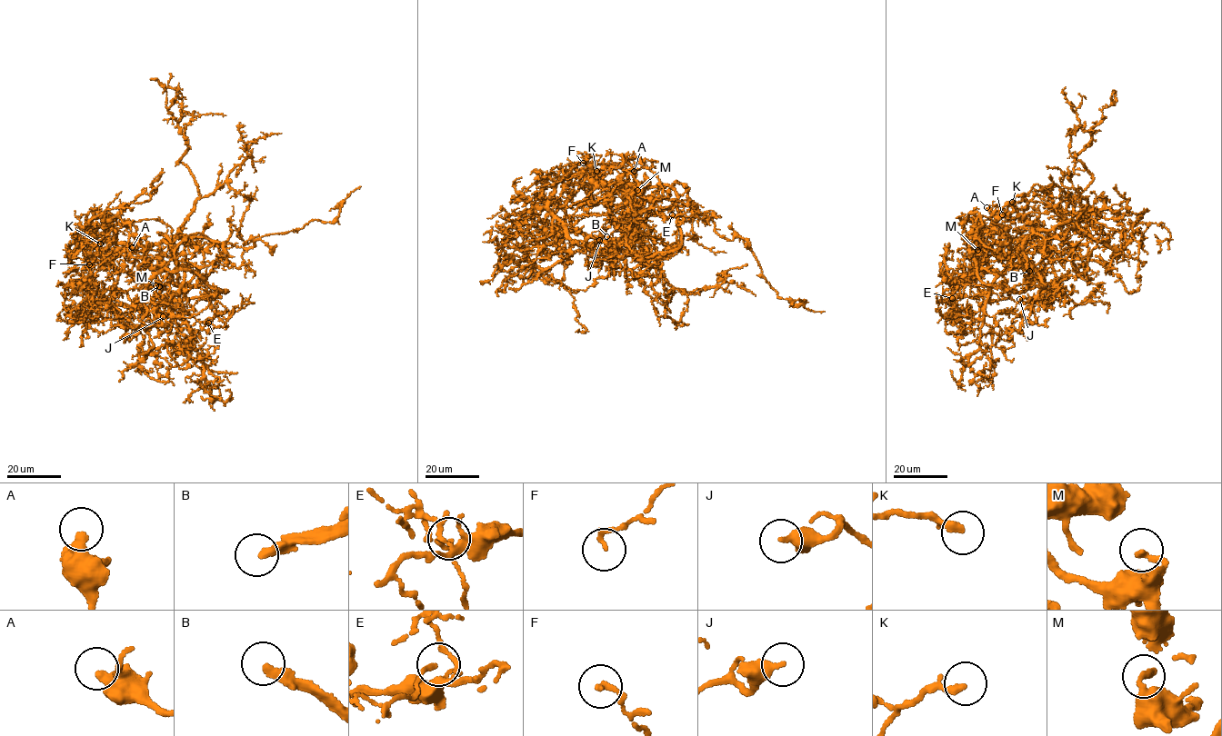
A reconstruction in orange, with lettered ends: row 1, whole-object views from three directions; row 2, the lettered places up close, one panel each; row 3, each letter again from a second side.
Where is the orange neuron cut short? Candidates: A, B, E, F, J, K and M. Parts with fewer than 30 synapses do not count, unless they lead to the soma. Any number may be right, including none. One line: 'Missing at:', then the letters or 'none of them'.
Missing at: B

